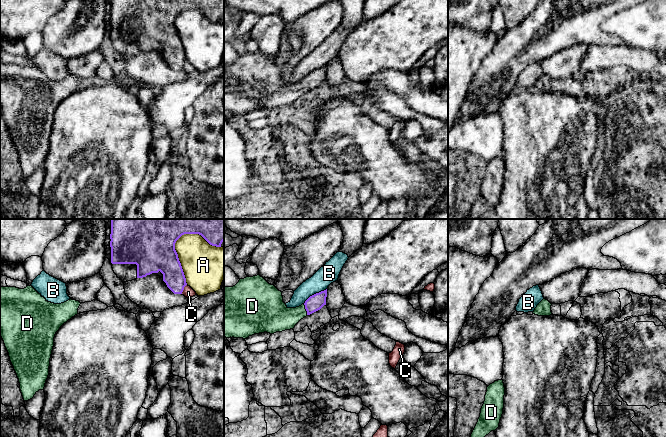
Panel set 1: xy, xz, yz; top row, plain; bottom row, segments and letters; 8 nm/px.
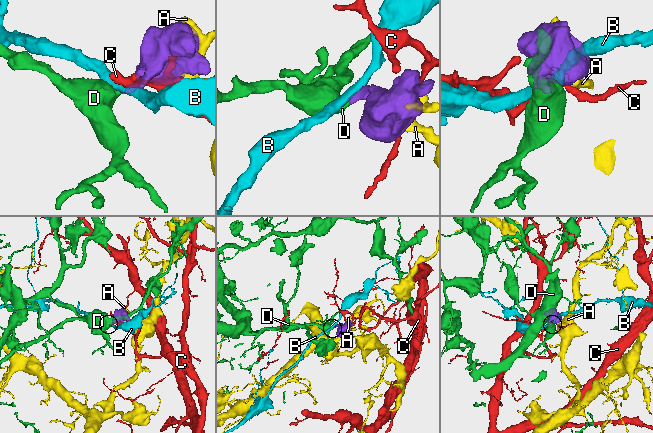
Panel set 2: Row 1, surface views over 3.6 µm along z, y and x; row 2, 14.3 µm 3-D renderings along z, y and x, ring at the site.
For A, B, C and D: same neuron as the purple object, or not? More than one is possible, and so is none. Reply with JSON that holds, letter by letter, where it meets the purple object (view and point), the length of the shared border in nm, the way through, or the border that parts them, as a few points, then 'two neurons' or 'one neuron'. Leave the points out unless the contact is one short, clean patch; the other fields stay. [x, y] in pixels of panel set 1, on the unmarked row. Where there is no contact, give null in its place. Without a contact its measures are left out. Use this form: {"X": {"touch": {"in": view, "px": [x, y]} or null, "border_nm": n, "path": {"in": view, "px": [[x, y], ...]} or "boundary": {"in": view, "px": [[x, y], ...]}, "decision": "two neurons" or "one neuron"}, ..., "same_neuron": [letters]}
{"A": {"touch": {"in": "xy", "px": [176, 28]}, "border_nm": 420, "decision": "two neurons"}, "B": {"touch": {"in": "xz", "px": [314, 70]}, "border_nm": 220, "boundary": {"in": "xz", "px": [[326, 64], [312, 70], [303, 79]]}, "decision": "two neurons"}, "C": {"touch": {"in": "xy", "px": [183, 65]}, "border_nm": 90, "boundary": {"in": "xy", "px": [[186, 60], [181, 69]]}, "decision": "two neurons"}, "D": {"touch": {"in": "xz", "px": [305, 84]}, "border_nm": 90, "path": {"in": "xz", "px": [[315, 78], [305, 84], [292, 92], [275, 92]]}, "decision": "one neuron"}, "same_neuron": ["D"]}

